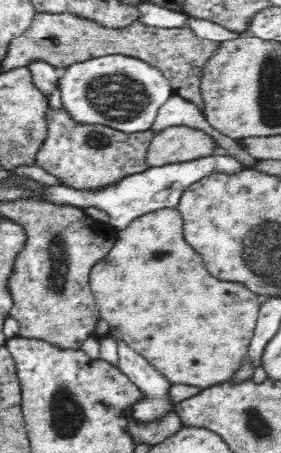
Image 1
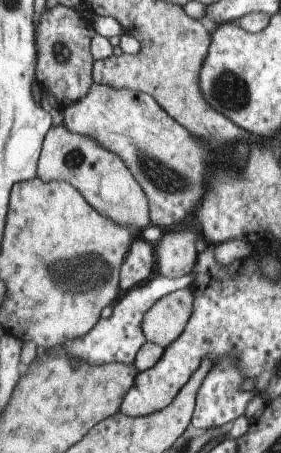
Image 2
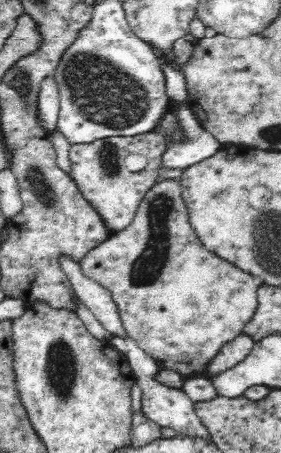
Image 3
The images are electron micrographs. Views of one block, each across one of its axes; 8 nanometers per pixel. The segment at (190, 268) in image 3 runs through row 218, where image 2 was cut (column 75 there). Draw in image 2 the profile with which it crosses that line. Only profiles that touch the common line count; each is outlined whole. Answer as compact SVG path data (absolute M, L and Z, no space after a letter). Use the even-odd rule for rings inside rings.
M59 124L47 130L41 144L39 162L37 162L37 178L39 182L45 182L45 184L47 182L71 184L97 214L101 214L103 218L109 218L117 226L133 228L137 236L147 226L151 226L147 196L131 176L131 170L125 166L125 162L117 158L113 152L101 148L97 140L83 134L69 132L65 124Z

